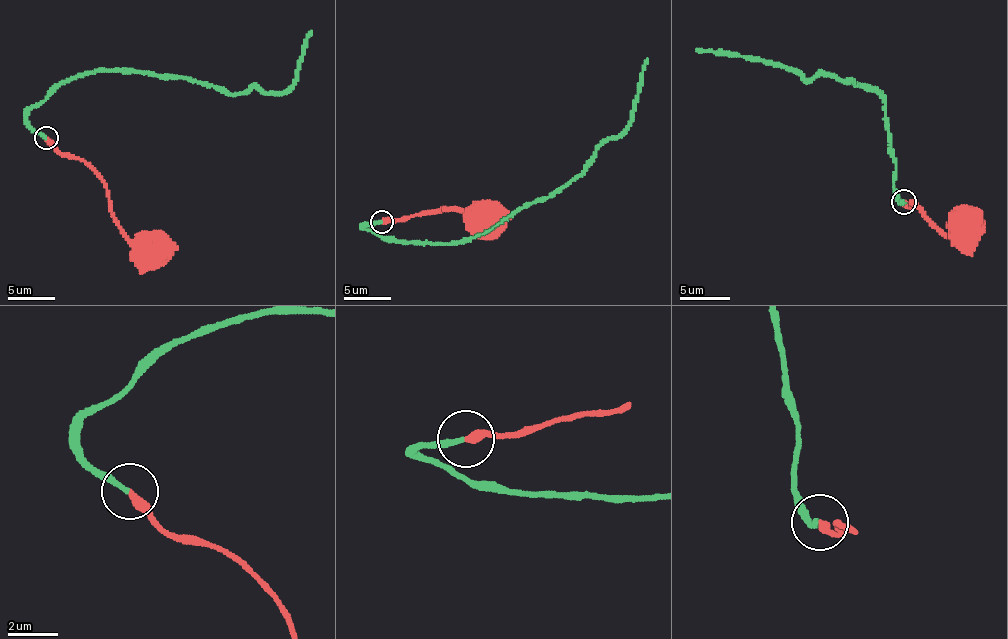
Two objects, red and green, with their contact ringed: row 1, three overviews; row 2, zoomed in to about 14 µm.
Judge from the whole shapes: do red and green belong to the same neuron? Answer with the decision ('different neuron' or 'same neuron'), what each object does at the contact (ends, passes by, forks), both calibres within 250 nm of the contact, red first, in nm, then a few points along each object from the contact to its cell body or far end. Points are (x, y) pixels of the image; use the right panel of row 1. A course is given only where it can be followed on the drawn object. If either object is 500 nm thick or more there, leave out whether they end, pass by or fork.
same neuron | red ends | green ends | 360/200 nm | red via (903, 203), (910, 206), (910, 201), (925, 212), (937, 231), (954, 236), (964, 221), (967, 225) | green via (903, 203), (896, 193), (885, 95), (877, 88), (826, 72), (806, 80), (786, 67), (696, 51)

